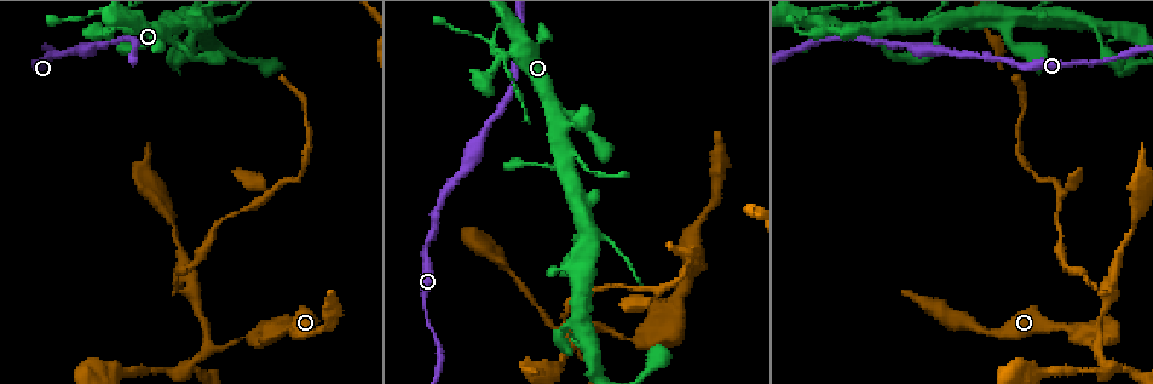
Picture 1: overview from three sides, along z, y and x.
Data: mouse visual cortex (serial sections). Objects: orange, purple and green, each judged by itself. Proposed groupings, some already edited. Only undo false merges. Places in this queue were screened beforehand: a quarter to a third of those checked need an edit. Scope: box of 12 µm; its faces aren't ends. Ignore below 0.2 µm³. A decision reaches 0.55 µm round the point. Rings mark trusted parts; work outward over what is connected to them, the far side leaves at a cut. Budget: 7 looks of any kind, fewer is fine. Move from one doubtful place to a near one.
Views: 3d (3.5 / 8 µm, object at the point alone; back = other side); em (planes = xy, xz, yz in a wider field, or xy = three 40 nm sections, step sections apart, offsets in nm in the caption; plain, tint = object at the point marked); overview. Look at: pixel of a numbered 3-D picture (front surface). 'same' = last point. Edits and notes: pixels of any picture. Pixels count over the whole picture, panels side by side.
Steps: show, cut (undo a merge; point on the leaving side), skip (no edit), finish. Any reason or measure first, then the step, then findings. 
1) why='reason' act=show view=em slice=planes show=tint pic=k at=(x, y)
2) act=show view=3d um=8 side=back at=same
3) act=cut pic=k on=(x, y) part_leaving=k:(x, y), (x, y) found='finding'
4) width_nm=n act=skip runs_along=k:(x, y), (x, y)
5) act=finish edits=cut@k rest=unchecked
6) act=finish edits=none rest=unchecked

why='calibre changes' act=show view=3d um=3.5 pic=1 at=(123, 29)

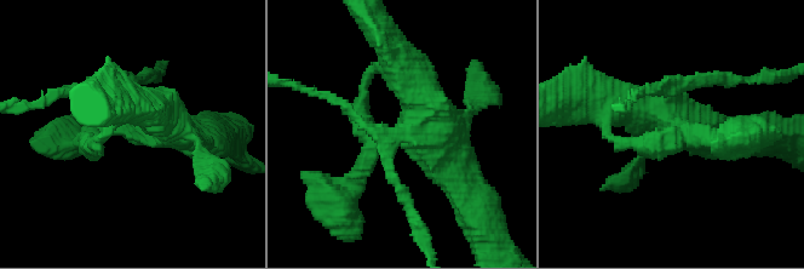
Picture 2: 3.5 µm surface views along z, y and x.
why='now the EM' act=show view=em slice=xy step=2 show=tint pic=2 at=(673, 125)

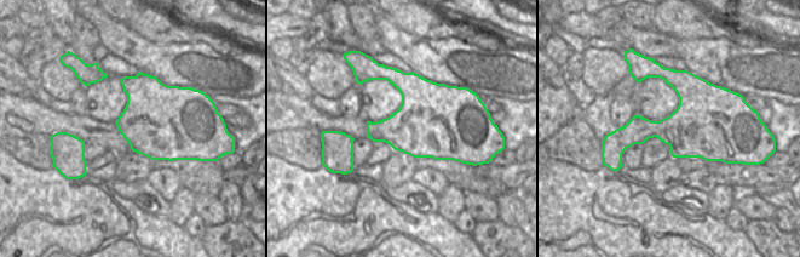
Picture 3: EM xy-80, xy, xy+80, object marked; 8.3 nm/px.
act=skip runs_along=2:(458, 162), (424, 132), (386, 135), (346, 188) found='all the same cell'

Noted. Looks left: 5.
why='abrupt turn' act=show view=em slice=xy step=2 show=tint pic=1 at=(1096, 347)

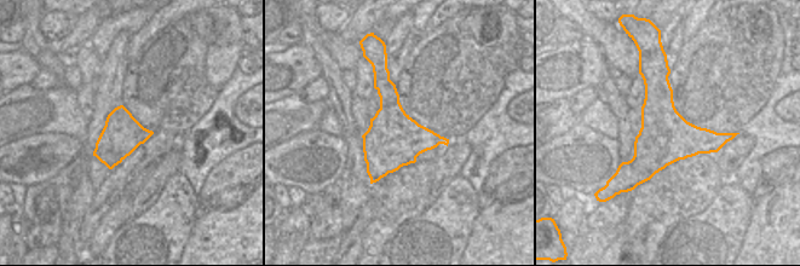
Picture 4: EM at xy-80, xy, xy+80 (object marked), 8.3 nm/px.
act=show view=3d um=3.5 at=same

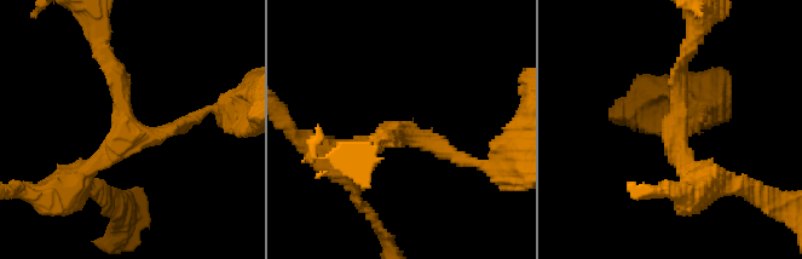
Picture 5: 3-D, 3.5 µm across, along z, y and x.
width_nm=460 act=skip runs_along=5:(201, 115), (134, 134), (104, 56) found='continuous, no second cell'

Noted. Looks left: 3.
why='two arms in line, one across' act=show view=3d um=3.5 pic=1 at=(190, 293)

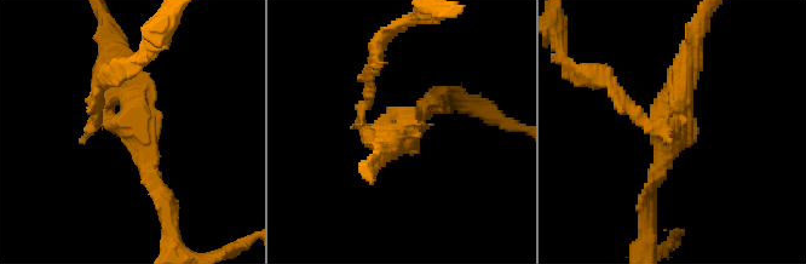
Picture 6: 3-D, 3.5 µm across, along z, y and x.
act=show view=em slice=xy step=2 show=tint pic=6 at=(673, 128)

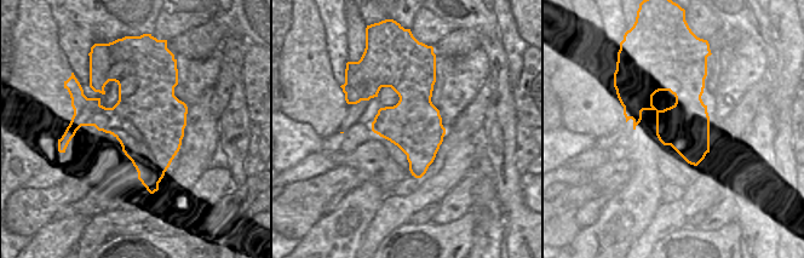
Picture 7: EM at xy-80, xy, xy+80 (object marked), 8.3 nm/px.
act=skip found='all the same cell'

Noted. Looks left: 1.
act=finish edits=none rest=unchecked

